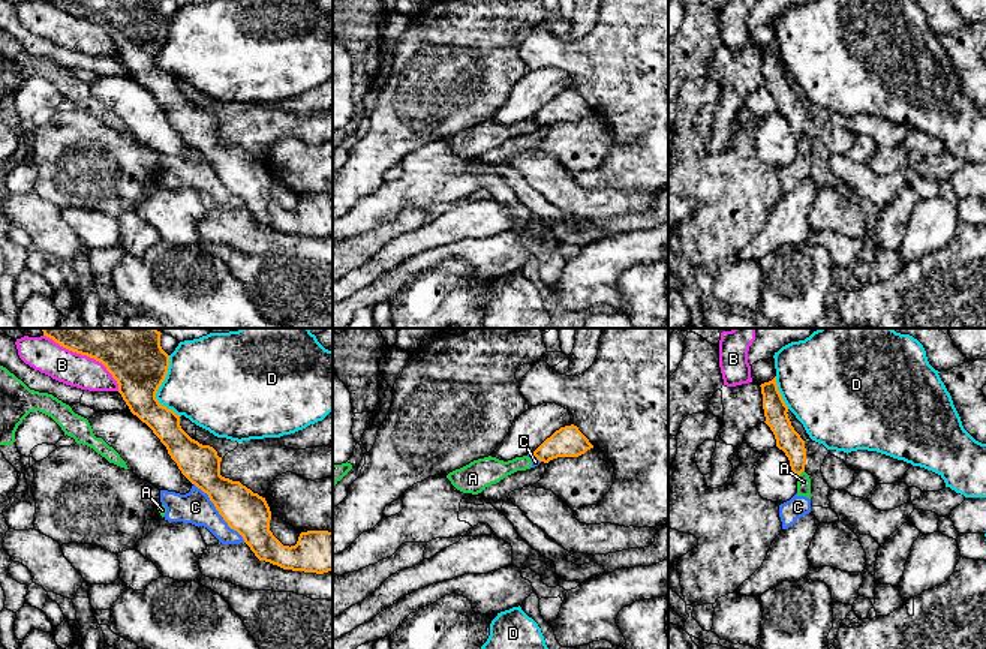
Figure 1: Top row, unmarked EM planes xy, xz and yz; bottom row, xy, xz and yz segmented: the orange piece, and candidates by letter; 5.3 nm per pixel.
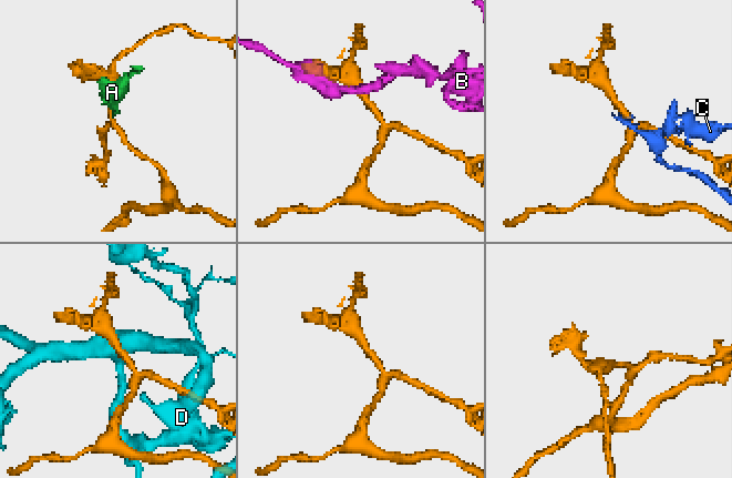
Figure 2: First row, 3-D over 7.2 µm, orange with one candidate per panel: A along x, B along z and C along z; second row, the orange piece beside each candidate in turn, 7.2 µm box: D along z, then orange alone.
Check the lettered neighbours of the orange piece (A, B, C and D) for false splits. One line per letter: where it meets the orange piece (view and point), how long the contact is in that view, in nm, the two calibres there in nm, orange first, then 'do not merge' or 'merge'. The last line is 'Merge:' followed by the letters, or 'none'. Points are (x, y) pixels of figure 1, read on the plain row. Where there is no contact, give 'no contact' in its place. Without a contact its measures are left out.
A: yz (800, 137) | 60 nm | 130/80 nm | do not merge
B: xy (87, 20) | 500 nm | 280/180 nm | do not merge
C: xy (219, 177) | 420 nm | 240/180 nm | do not merge
D: xy (158, 53) | 340 nm | 300/400 nm | do not merge
Merge: none

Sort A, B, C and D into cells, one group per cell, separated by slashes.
A C / B / D

